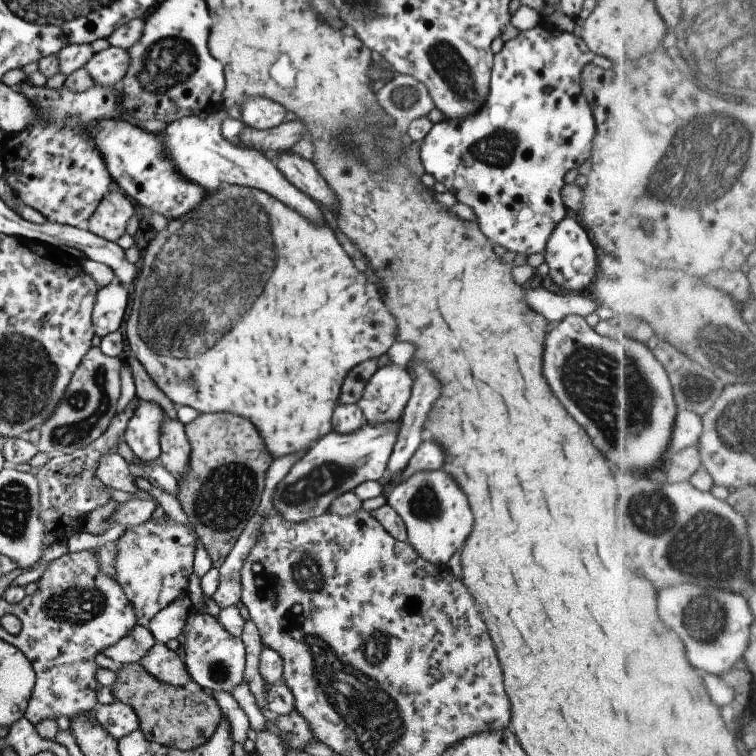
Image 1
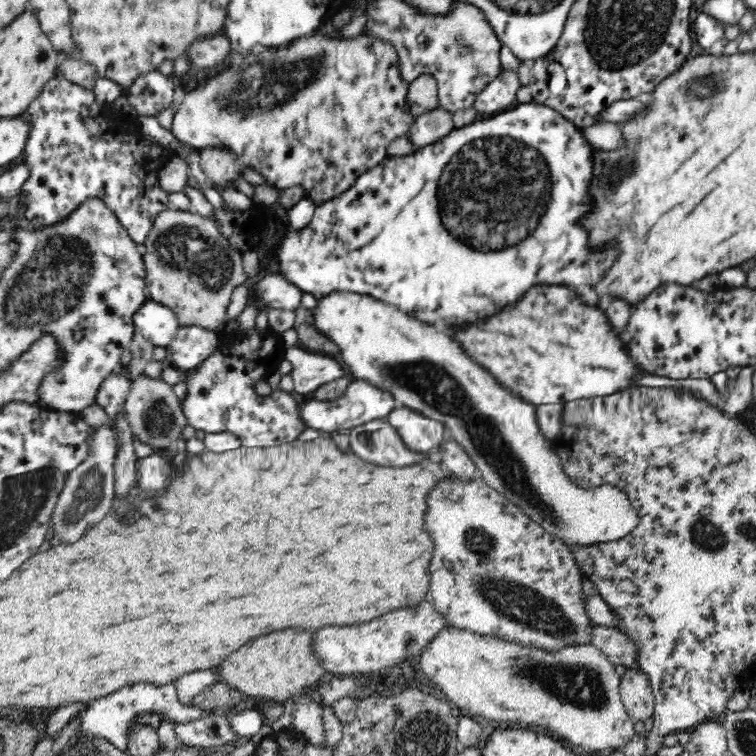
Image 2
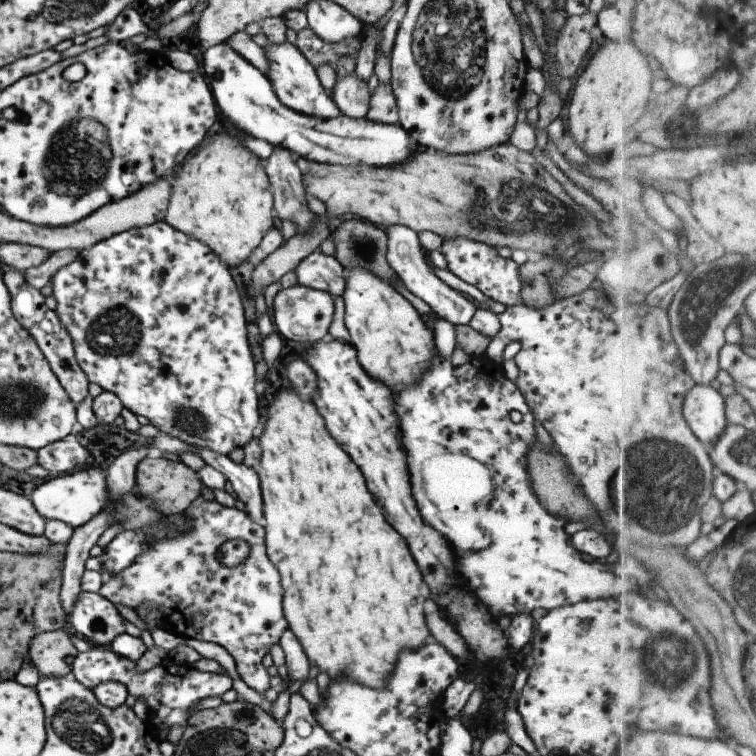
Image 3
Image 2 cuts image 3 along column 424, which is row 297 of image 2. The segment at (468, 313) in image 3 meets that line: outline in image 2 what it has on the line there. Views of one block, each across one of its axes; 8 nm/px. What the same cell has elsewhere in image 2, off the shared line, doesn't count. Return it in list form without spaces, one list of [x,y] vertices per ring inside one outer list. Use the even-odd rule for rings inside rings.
[[[277,271],[266,275],[258,281],[251,300],[258,300],[261,306],[282,308],[295,311],[302,307],[302,292],[298,286],[292,284],[284,275]]]

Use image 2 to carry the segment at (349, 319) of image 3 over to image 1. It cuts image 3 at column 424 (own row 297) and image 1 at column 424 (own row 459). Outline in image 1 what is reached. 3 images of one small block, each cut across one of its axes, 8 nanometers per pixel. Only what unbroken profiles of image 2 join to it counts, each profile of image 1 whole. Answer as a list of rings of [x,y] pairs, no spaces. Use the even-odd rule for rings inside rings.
[[[415,472],[397,484],[384,500],[403,521],[406,541],[423,560],[431,564],[445,564],[463,546],[471,530],[471,510],[457,482],[445,472]]]

